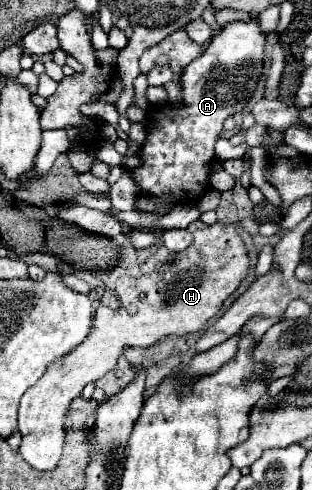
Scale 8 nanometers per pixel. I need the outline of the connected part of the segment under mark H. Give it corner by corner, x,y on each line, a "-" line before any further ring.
195,221
187,229
191,229
191,235
195,241
185,251
177,253
175,263
159,273
151,273
151,275
145,275
139,279
133,279
127,275
119,277
117,279
117,295
119,295
121,307
119,309
99,307
95,317
93,317
93,325
91,325
91,331
85,337
85,341
75,351
71,351
69,355
55,361
47,369
47,373
33,387
29,387
25,391
25,395
21,397
21,405
19,405
21,447
19,447
19,453
33,469
37,469
37,471
55,469
55,465
59,463
59,457
63,453
63,443
65,443
65,435
67,435
67,429
63,429
63,421
65,421
65,415
69,411
71,401
81,395
81,391
87,383
93,383
93,381
101,379
107,371
111,371
117,363
117,357
121,355
121,351
127,345
147,347
165,335
187,335
193,331
201,331
203,325
211,317
215,317
215,313
219,311
223,301
245,279
245,275
249,271
249,257
247,257
245,245
241,241
239,229
235,225
231,225
229,221
219,221
213,225
205,225
201,221

